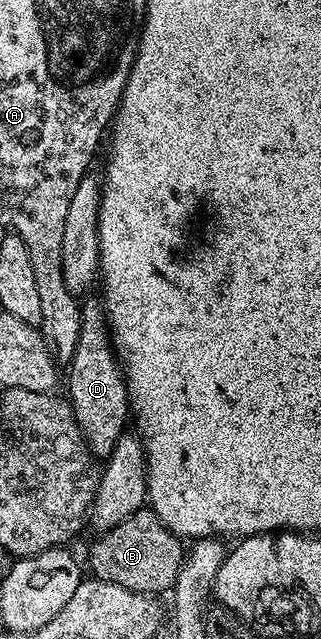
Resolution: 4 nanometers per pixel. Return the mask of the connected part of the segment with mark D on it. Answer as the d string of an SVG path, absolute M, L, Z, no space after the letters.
M97 300L82 305L80 343L76 343L76 351L70 360L68 372L70 372L68 400L82 437L93 457L110 458L116 443L128 429L128 418L131 416L130 392L126 390L126 378L110 343L105 312Z

